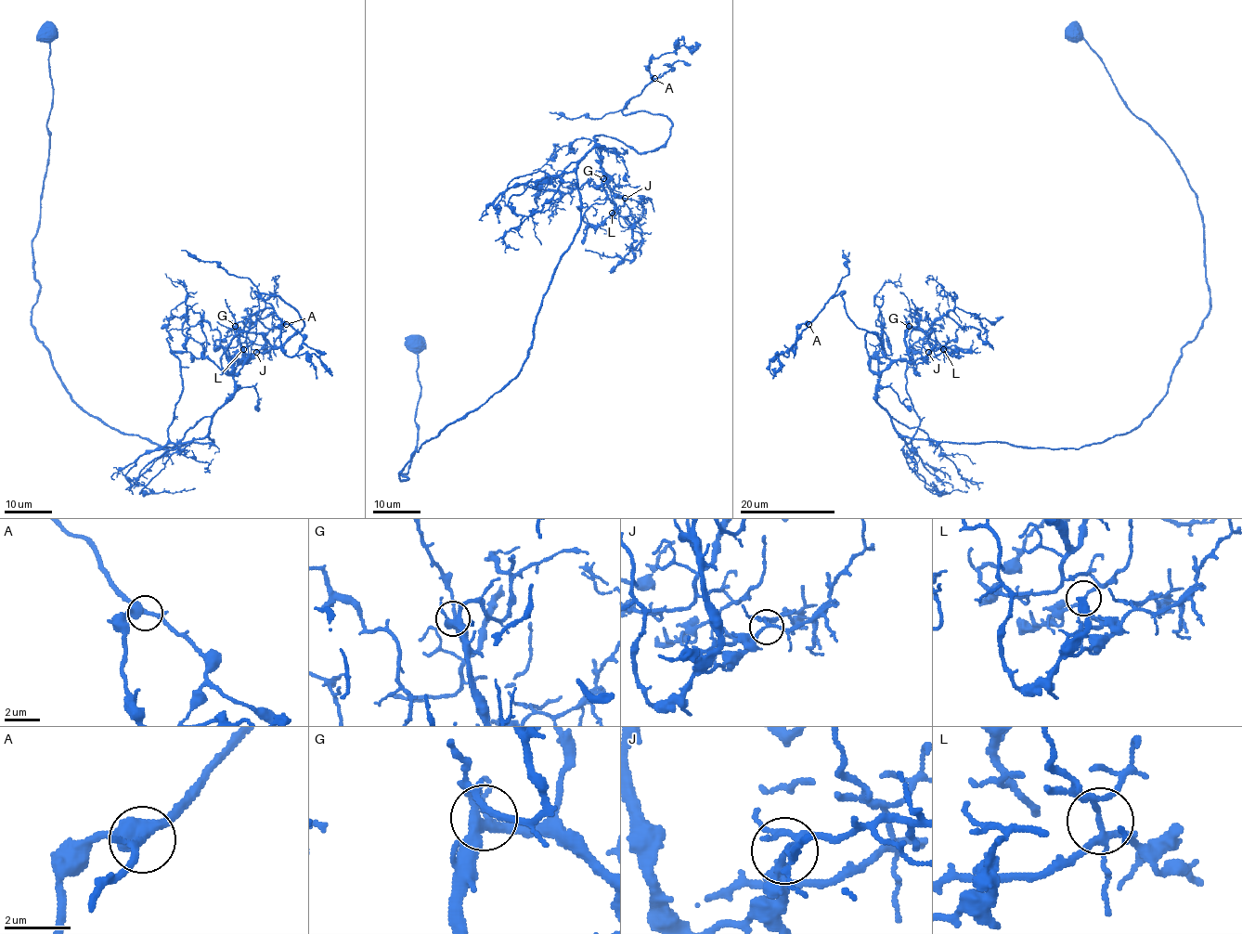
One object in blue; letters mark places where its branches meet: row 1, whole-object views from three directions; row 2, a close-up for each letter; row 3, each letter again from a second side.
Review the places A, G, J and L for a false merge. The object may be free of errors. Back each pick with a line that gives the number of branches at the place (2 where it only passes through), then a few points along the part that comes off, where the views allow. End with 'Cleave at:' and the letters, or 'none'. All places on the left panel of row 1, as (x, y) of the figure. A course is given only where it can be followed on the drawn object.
Cleave at: none

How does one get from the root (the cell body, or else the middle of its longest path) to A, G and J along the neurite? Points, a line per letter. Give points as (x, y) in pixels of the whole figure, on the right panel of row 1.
A: (1073, 37), (1203, 223), (1209, 312), (1154, 409), (1078, 448), (904, 437), (844, 291), (808, 324)
G: (1073, 37), (1196, 199), (1209, 312), (1167, 394), (1078, 448), (904, 437), (876, 389), (909, 359), (909, 326)
J: (1073, 37), (1196, 195), (1209, 316), (1154, 409), (1078, 448), (904, 437), (876, 400), (877, 379), (927, 353)

